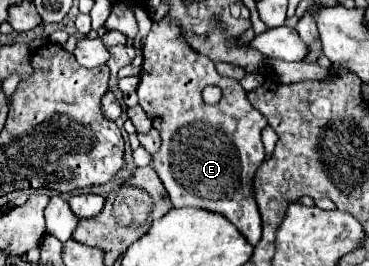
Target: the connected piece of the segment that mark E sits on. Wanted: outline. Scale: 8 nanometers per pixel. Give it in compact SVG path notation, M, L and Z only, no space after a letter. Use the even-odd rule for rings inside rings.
M168 16L154 22L146 42L144 42L144 66L140 72L140 86L138 86L138 98L140 106L146 110L148 118L152 120L152 126L162 136L162 148L154 154L154 170L158 172L174 208L202 208L210 212L218 212L226 216L248 240L252 248L260 242L262 234L262 222L258 214L258 206L254 200L254 188L252 178L258 166L264 162L264 146L260 140L260 132L268 126L266 118L256 112L256 108L246 100L246 92L240 86L238 80L226 78L218 74L212 60L206 56L196 54L180 36L180 28L174 20ZM214 84L222 88L222 100L214 106L208 106L202 100L202 90Z

